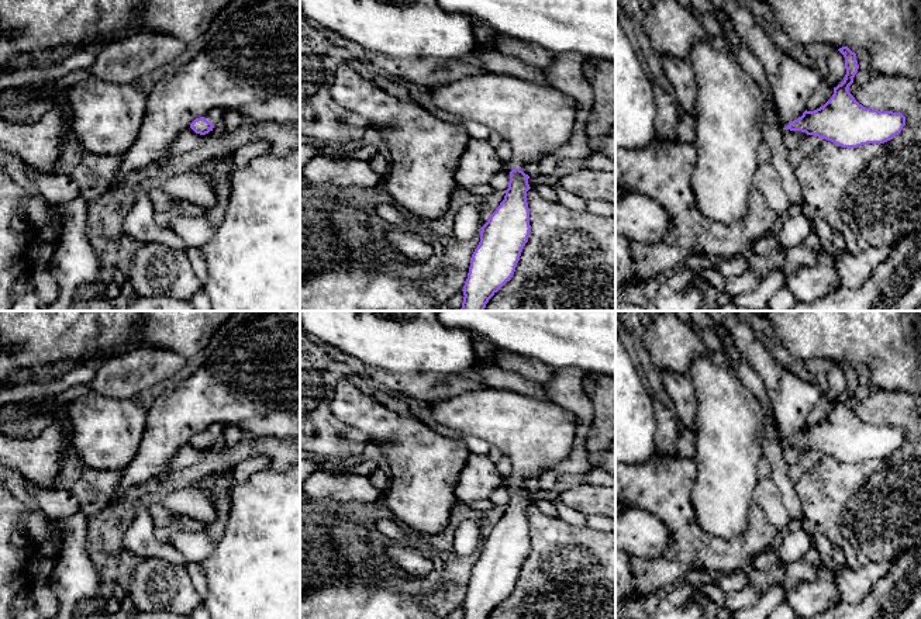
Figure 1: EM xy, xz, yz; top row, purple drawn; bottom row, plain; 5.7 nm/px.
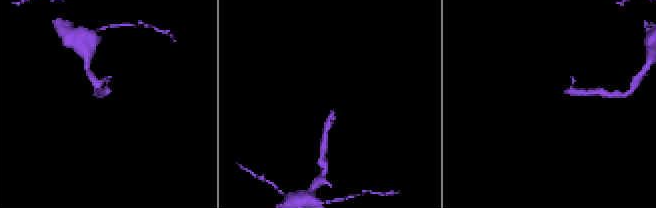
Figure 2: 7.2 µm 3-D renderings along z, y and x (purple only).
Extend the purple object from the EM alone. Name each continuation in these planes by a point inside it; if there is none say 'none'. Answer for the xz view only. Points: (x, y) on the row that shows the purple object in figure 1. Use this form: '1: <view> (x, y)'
1: xz (535, 120)

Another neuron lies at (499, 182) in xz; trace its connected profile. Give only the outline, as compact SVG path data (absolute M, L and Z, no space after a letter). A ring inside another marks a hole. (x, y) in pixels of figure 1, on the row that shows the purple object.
M504 165L500 172L497 172L491 180L490 186L496 191L506 191L508 189L508 181L510 181L510 172L515 169L513 165Z

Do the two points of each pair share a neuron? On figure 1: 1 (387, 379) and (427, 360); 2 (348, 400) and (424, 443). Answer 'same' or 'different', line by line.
1: different
2: same

